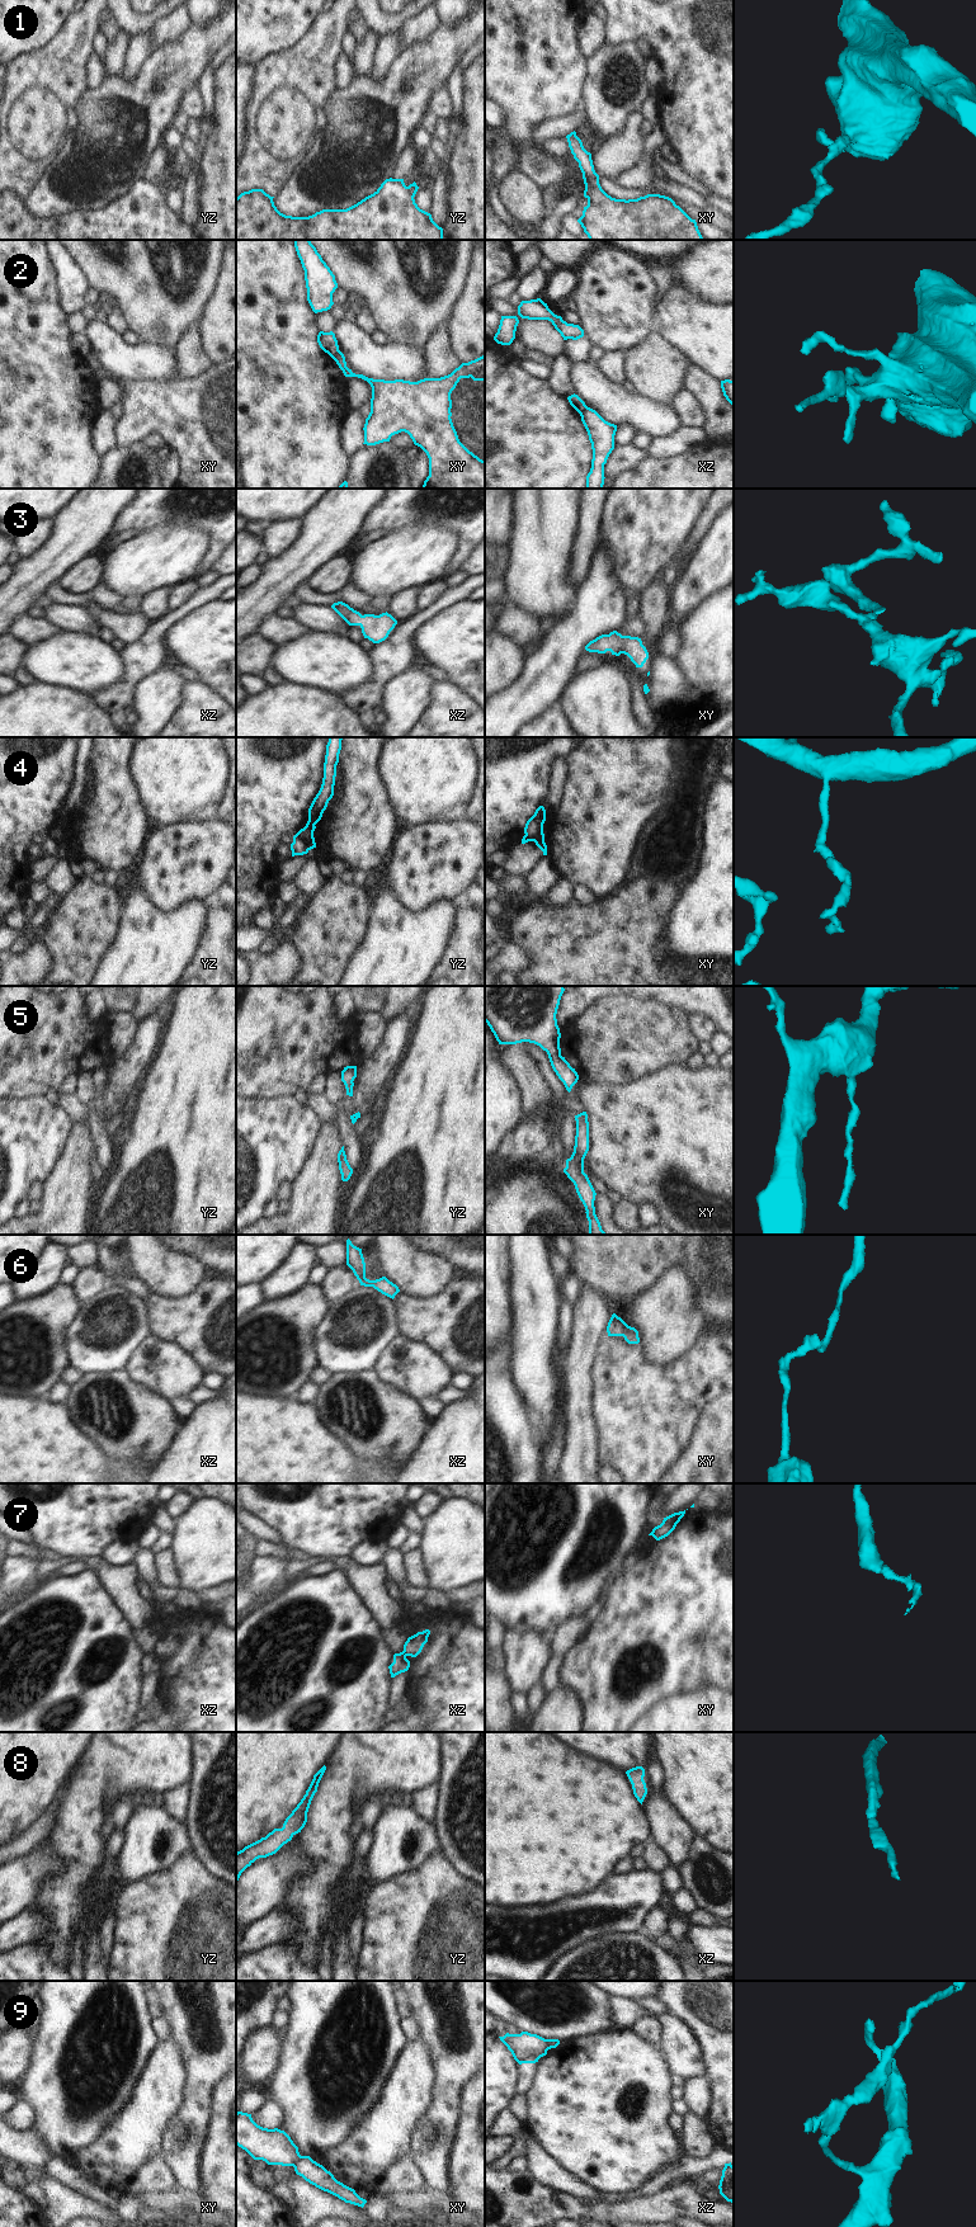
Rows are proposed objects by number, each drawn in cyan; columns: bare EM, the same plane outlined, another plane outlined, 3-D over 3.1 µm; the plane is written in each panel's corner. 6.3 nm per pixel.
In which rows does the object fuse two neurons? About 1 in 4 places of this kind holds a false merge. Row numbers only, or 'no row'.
2, 7, 9

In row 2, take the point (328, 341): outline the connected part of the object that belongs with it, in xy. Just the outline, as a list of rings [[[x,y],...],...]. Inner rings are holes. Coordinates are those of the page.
[[[320,331],[317,335],[317,343],[319,343],[320,348],[325,353],[327,353],[331,358],[334,358],[335,353],[339,350],[338,340],[333,331],[330,331],[330,332]]]

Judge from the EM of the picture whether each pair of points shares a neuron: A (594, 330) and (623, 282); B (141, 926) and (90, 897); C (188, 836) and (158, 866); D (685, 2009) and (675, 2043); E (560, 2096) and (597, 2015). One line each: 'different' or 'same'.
A: same
B: different
C: same
D: different
E: different

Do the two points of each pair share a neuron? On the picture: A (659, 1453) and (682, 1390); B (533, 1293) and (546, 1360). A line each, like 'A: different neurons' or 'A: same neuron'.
A: same neuron
B: same neuron

